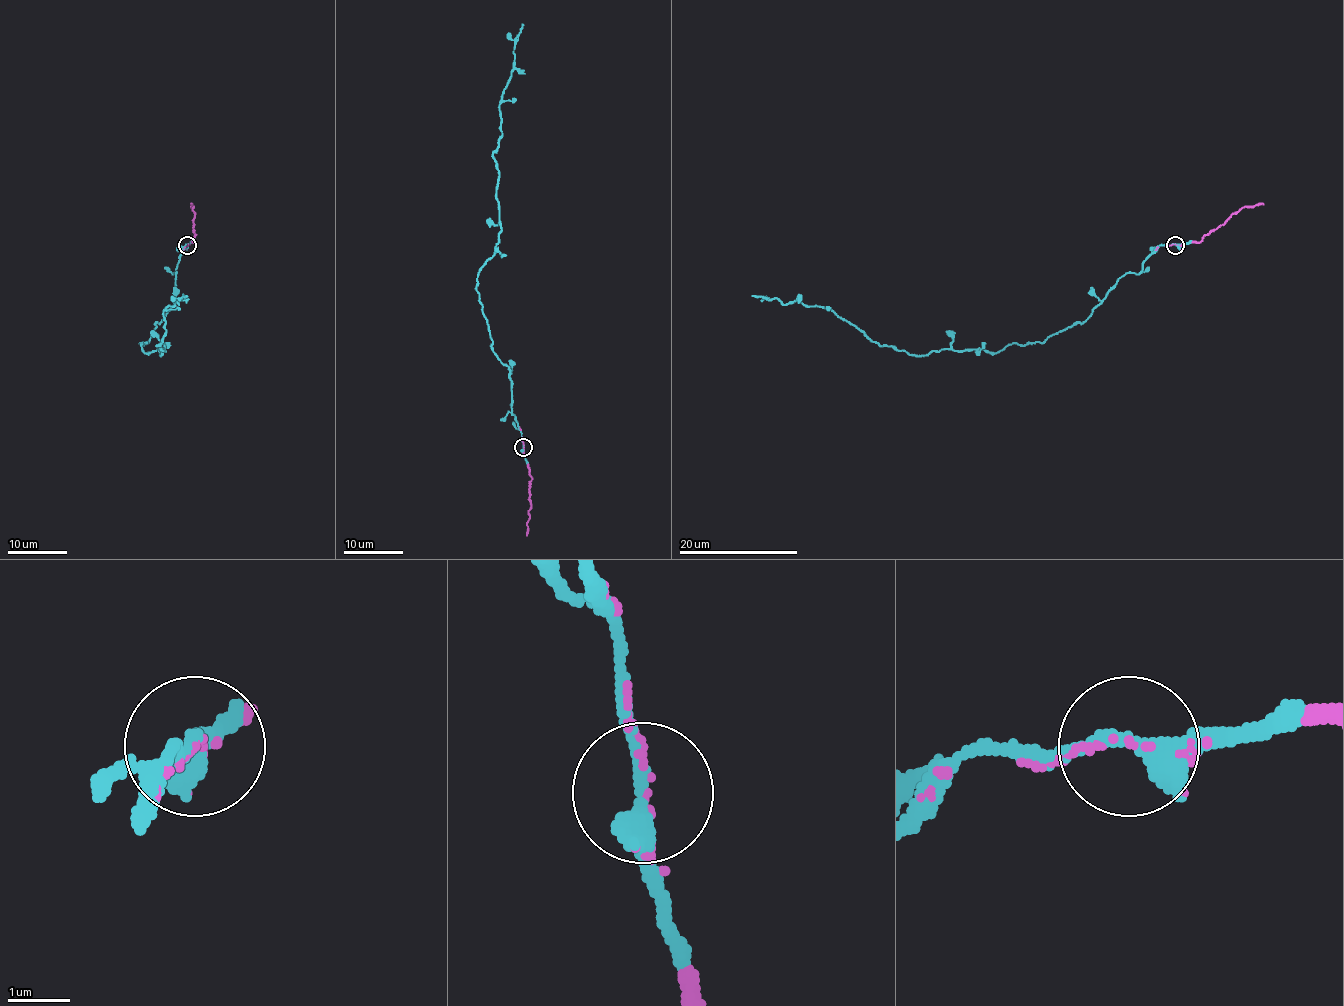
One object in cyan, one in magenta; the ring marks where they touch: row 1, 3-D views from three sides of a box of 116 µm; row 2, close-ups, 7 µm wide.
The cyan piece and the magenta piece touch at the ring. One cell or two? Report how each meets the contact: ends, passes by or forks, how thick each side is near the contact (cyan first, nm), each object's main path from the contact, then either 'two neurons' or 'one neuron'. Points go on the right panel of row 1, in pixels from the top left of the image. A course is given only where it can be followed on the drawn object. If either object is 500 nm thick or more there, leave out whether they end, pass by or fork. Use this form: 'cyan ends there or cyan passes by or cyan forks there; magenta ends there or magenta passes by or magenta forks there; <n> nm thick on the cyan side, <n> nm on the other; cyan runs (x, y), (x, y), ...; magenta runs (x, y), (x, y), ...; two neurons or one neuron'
cyan passes by; magenta passes by; 340 nm thick on the cyan side, 60 nm on the other; cyan runs (1175, 245), (1160, 245), (1137, 273), (1122, 275), (1084, 321), (996, 352), (911, 355), (826, 309), (752, 296); magenta runs (1175, 245), (1198, 242), (1245, 206), (1264, 205); one neuron

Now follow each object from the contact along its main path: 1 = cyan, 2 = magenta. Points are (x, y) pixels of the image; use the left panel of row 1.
1: (187, 245), (173, 306), (141, 343), (145, 352), (165, 351), (157, 346), (165, 309), (187, 296)
2: (187, 245), (193, 242), (196, 234), (191, 205)

